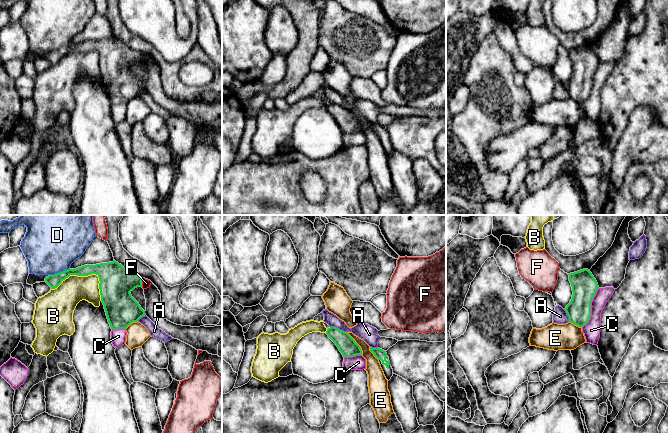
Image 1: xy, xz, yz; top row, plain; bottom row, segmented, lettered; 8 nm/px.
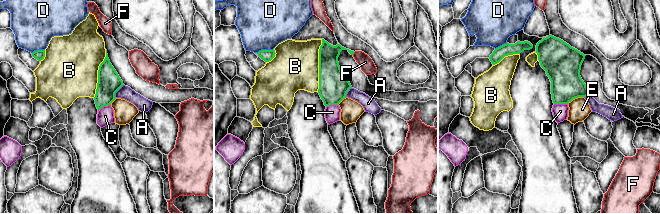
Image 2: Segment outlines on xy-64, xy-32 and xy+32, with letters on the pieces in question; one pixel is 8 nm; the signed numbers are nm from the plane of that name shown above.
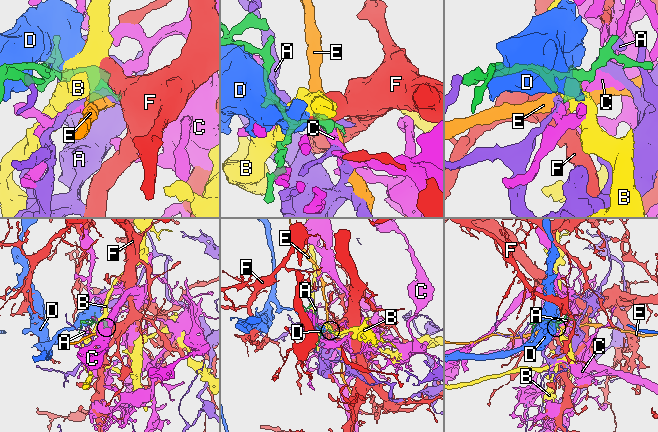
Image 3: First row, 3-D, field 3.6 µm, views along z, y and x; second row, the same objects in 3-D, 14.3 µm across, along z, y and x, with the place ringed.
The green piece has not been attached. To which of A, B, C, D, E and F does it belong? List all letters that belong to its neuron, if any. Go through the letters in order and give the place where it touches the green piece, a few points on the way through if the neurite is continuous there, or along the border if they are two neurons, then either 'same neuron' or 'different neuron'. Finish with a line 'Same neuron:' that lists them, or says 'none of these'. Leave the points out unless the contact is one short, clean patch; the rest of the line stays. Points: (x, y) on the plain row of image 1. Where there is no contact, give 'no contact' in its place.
A: contact xz (337, 104); different neuron
B: contact xy (86, 51); different neuron
C: contact yz (590, 83); different neuron
D: contact xy (60, 48); different neuron
E: contact xz (356, 119); border xz (346, 108), (359, 122), (362, 130); different neuron
F: contact xy (141, 58); border xy (141, 54), (142, 62); different neuron
Same neuron: none of these

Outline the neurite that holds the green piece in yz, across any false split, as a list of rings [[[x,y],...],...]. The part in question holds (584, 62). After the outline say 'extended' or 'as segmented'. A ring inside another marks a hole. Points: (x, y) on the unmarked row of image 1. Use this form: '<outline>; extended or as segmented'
[[[583,45],[568,51],[573,71],[570,79],[564,86],[569,93],[569,98],[578,103],[583,103],[590,96],[591,78],[599,62],[588,45]]]; as segmented

